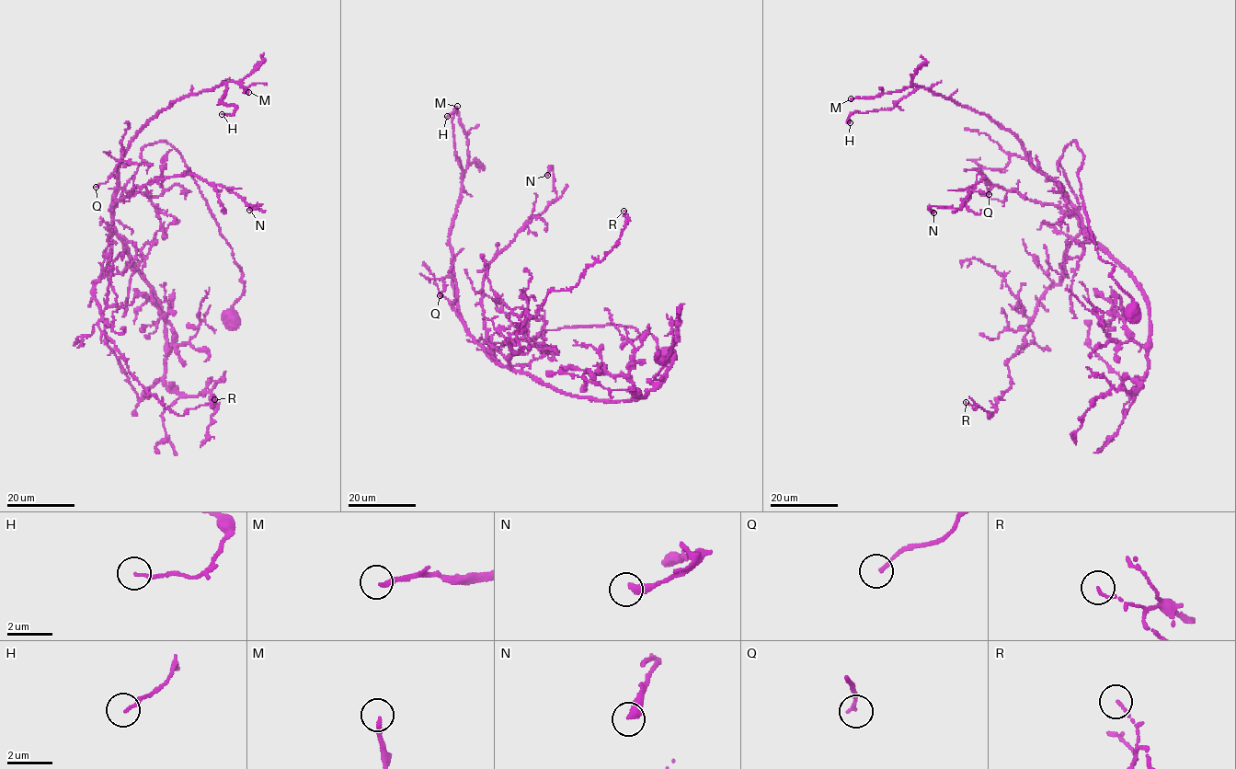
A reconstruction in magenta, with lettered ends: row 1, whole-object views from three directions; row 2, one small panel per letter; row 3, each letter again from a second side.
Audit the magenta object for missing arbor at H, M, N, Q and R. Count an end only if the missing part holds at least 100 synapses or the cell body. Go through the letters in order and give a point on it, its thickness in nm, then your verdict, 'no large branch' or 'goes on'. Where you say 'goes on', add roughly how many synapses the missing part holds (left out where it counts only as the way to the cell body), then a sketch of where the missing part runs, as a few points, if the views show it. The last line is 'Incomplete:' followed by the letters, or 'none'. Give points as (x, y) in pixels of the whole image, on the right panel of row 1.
H: at (850, 122); 110 nm thick; no large branch
M: at (851, 98); 200 nm thick; no large branch
N: at (933, 212); 400 nm thick; no large branch
Q: at (989, 194); 140 nm thick; no large branch
R: at (966, 402); 110 nm thick; no large branch
Incomplete: none

